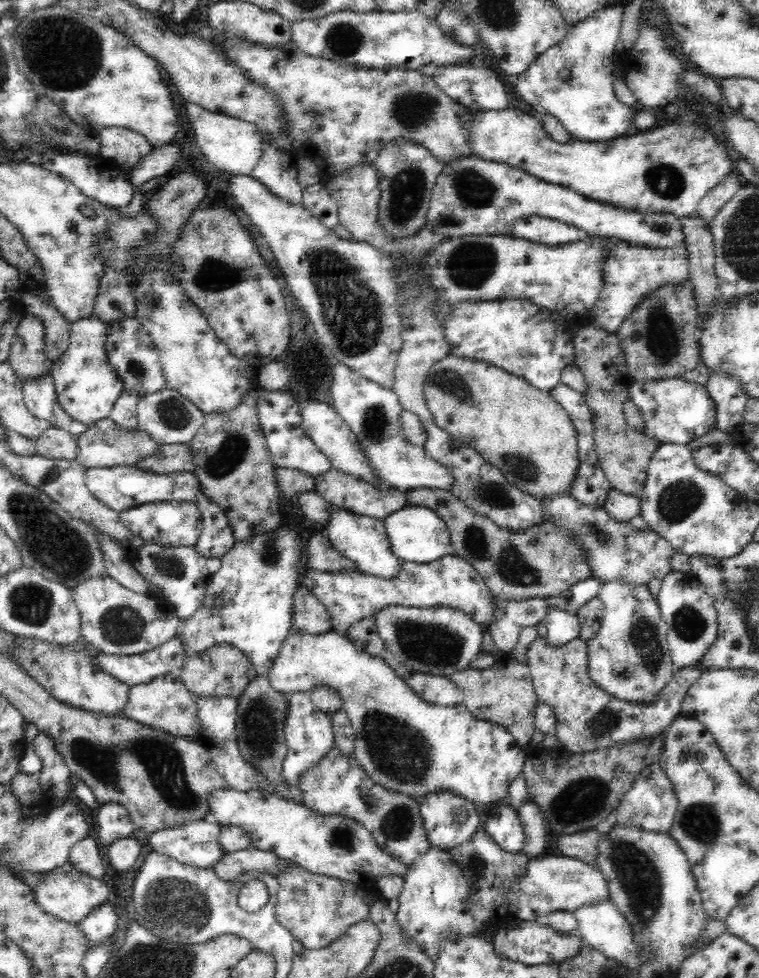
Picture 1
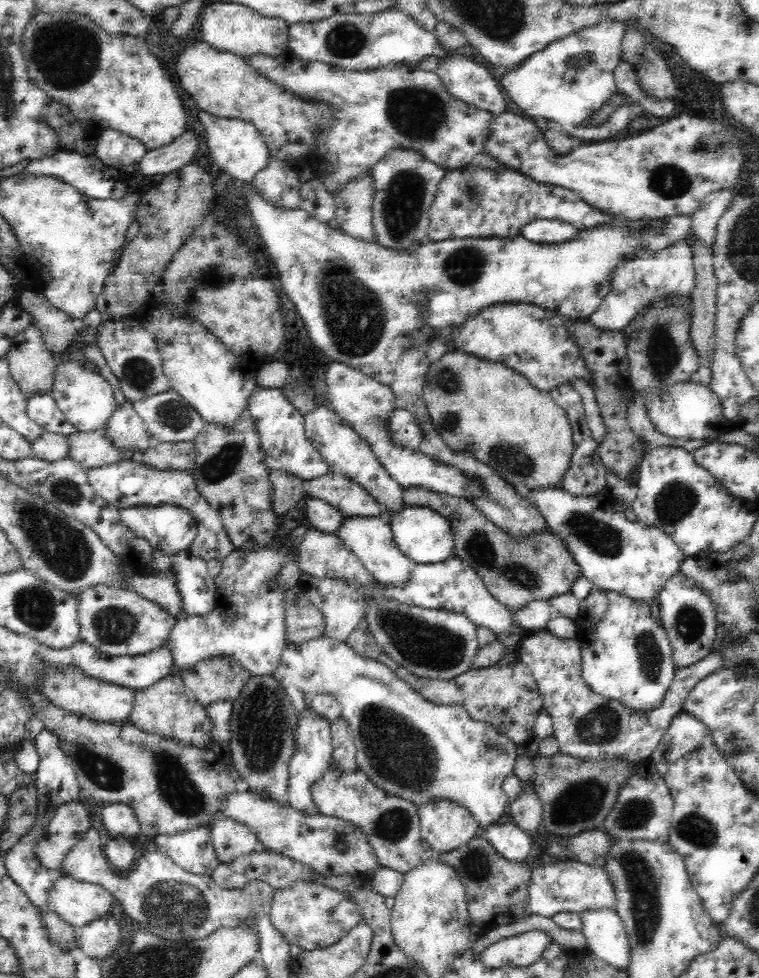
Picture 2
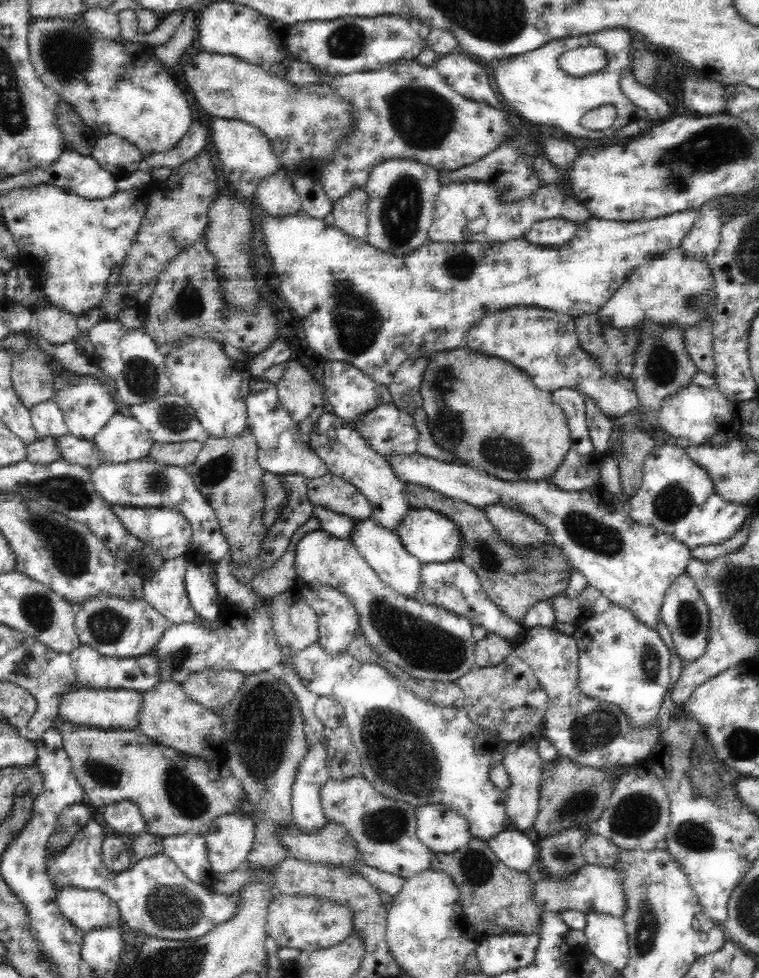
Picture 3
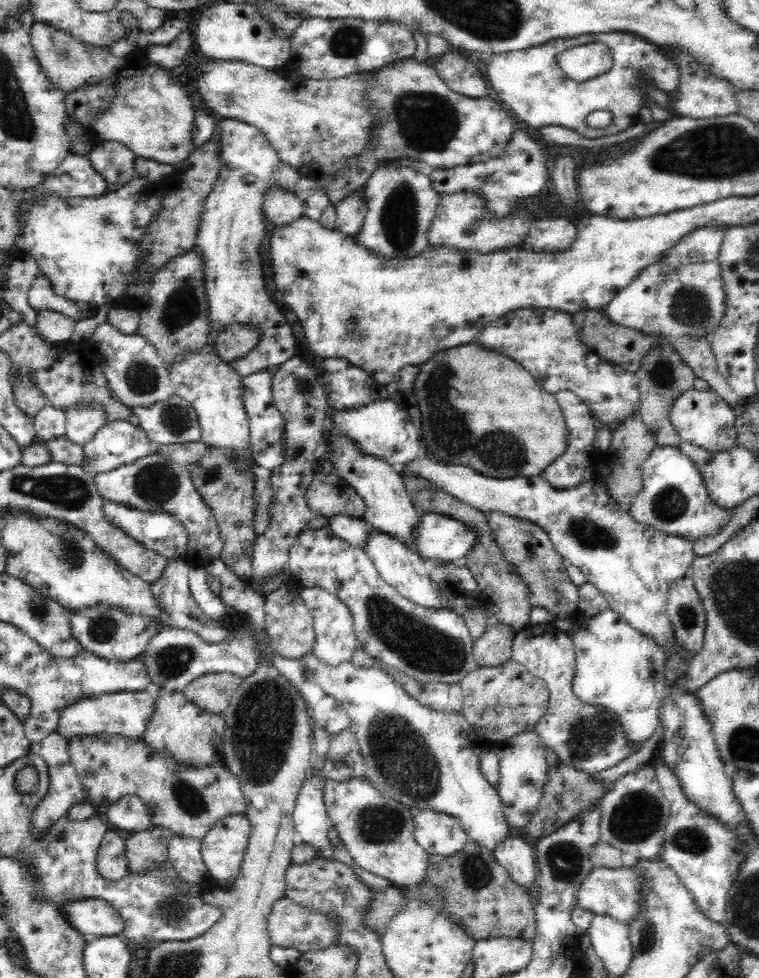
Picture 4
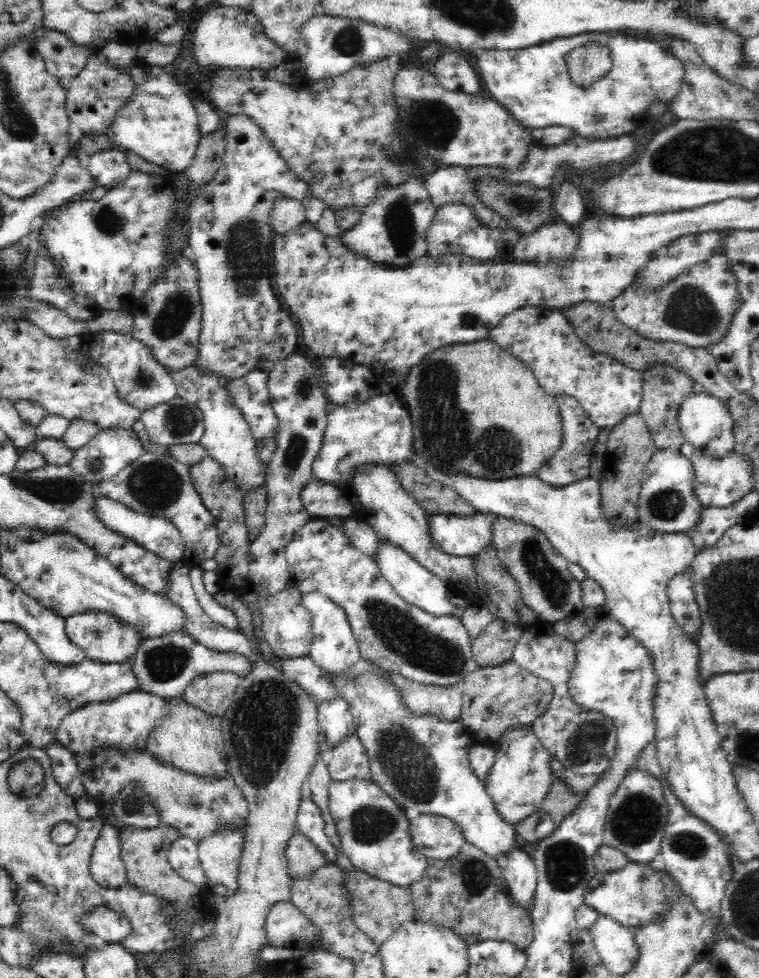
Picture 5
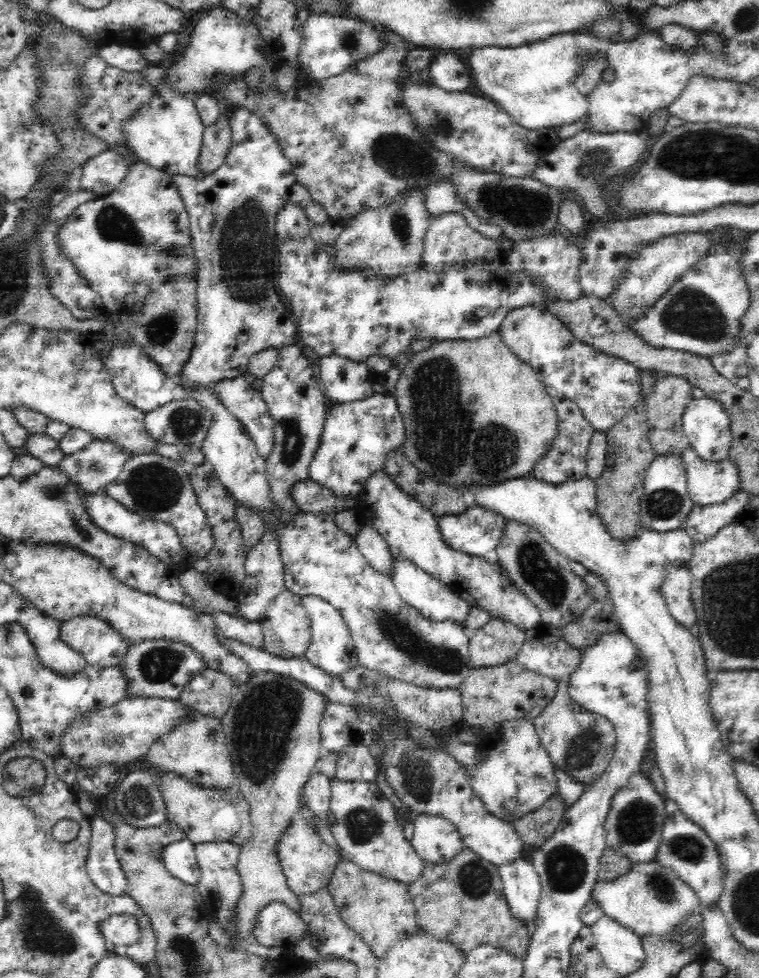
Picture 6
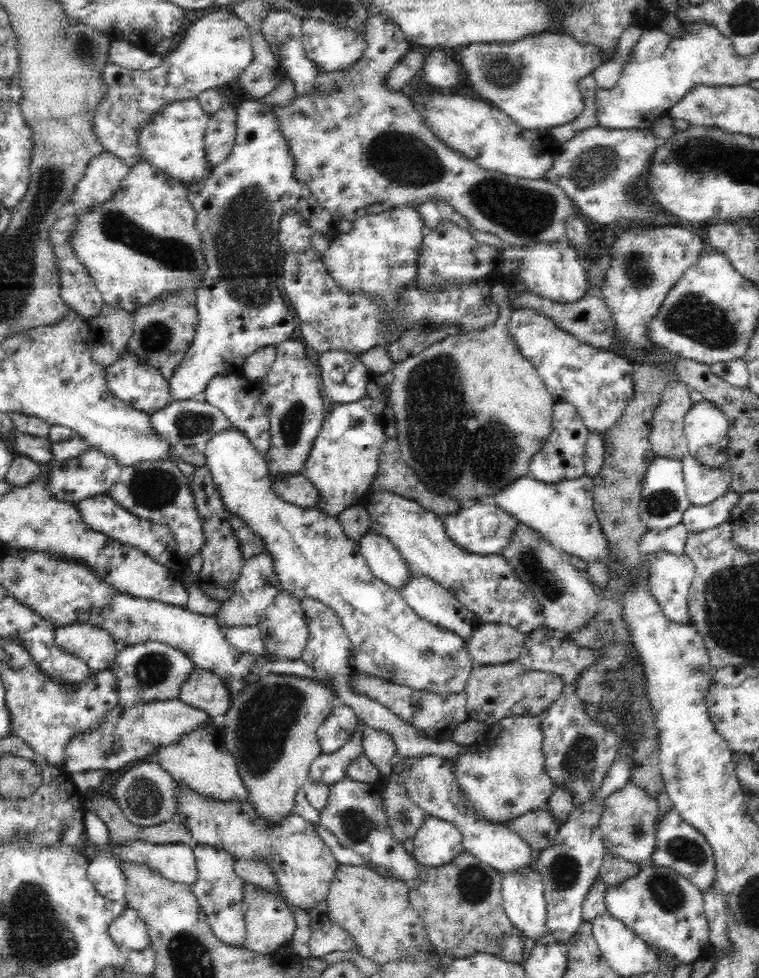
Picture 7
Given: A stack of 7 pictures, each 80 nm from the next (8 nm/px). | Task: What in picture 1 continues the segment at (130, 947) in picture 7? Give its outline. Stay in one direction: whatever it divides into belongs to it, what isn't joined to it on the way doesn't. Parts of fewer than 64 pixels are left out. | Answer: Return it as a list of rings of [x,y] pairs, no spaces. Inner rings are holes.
[[[70,863],[60,866],[58,869],[51,870],[39,882],[35,892],[35,901],[42,907],[45,913],[59,918],[71,925],[78,926],[94,909],[99,909],[108,901],[112,887],[104,881],[94,879],[80,871],[72,868]]]

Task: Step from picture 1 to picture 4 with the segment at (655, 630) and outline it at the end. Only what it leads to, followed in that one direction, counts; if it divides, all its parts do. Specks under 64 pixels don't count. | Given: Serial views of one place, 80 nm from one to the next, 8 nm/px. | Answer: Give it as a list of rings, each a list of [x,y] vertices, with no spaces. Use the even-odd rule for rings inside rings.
[[[610,608],[591,617],[591,619],[584,624],[584,628],[576,632],[576,636],[573,638],[573,647],[575,650],[575,670],[572,678],[572,692],[574,695],[584,704],[606,707],[606,710],[616,713],[616,715],[618,715],[618,721],[620,721],[620,727],[622,727],[622,731],[624,731],[626,741],[628,741],[630,745],[636,746],[644,744],[645,740],[648,740],[658,727],[658,708],[660,708],[660,700],[662,700],[662,696],[664,696],[664,653],[660,651],[660,647],[650,638],[643,636],[638,630],[633,630],[626,620]]]

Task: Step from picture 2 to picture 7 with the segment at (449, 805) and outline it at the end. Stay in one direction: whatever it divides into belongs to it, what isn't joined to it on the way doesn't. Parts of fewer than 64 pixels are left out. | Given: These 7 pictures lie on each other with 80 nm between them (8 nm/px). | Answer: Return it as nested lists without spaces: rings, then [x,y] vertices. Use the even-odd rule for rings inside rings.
[[[436,817],[426,819],[413,839],[413,857],[425,867],[439,867],[465,852],[463,834],[452,822]]]

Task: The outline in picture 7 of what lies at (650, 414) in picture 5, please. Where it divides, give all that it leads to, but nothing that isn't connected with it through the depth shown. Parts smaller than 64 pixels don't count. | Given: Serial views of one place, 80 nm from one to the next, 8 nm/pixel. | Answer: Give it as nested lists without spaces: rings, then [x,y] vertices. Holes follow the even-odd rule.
[[[682,381],[672,387],[663,390],[659,403],[657,404],[654,416],[652,417],[652,430],[649,434],[649,441],[657,457],[678,459],[683,462],[683,458],[689,452],[689,446],[684,434],[684,417],[692,408],[692,401],[689,397],[689,388]]]

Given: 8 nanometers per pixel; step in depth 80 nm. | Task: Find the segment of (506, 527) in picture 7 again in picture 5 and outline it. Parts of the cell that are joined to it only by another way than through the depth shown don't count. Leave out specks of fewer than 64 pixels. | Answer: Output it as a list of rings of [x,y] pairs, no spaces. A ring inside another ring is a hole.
[[[477,511],[469,516],[435,513],[430,517],[432,543],[448,554],[475,558],[492,547],[496,520],[497,516]]]

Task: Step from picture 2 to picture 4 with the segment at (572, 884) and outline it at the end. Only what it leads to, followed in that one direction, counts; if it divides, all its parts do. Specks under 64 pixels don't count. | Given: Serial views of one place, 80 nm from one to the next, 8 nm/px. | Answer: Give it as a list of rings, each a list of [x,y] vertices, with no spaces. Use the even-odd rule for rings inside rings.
[[[594,867],[579,888],[577,904],[595,915],[608,915],[628,925],[641,911],[642,887],[641,872],[635,867]]]

